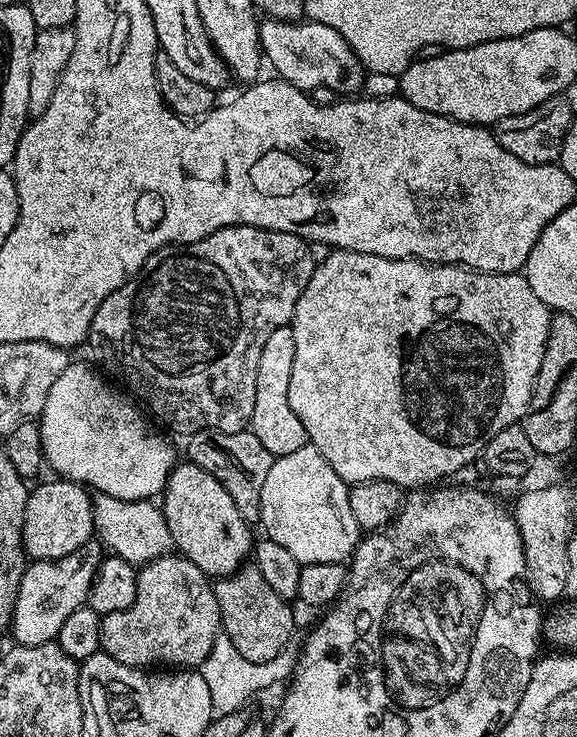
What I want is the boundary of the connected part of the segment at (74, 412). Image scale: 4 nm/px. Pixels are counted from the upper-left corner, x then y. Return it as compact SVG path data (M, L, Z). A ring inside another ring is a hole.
M72 362L66 370L62 370L62 374L58 374L54 386L50 386L46 406L38 417L45 465L53 468L57 477L73 480L75 484L83 484L92 490L97 488L97 493L119 500L152 500L159 497L178 463L171 442L163 436L165 433L159 427L152 428L153 421L123 391L115 392L103 380L105 377L96 372L91 372L84 364Z

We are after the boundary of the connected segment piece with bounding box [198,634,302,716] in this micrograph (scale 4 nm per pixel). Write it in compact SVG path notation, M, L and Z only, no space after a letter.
M217 636L210 654L206 654L204 663L198 669L202 678L206 678L213 713L222 716L243 709L248 704L247 700L254 699L259 692L274 687L279 680L287 681L296 671L296 662L301 651L299 643L289 642L278 655L270 658L270 662L249 662L247 658L242 658L242 654L238 654L234 642L230 642L228 636Z

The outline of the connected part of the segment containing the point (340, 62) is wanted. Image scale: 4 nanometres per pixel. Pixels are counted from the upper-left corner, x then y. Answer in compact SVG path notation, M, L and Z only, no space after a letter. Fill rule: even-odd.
M264 18L259 21L259 26L263 59L272 63L276 71L273 73L279 79L306 93L316 87L329 87L337 94L356 94L363 89L366 69L338 30L330 30L330 26L322 26L310 19L293 22Z

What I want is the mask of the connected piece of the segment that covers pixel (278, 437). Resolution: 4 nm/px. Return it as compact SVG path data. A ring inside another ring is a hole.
M291 327L279 328L266 338L262 345L262 355L258 358L258 382L254 386L254 414L250 431L270 450L273 458L294 454L306 446L308 435L302 418L290 410L290 374L294 371L294 334Z

